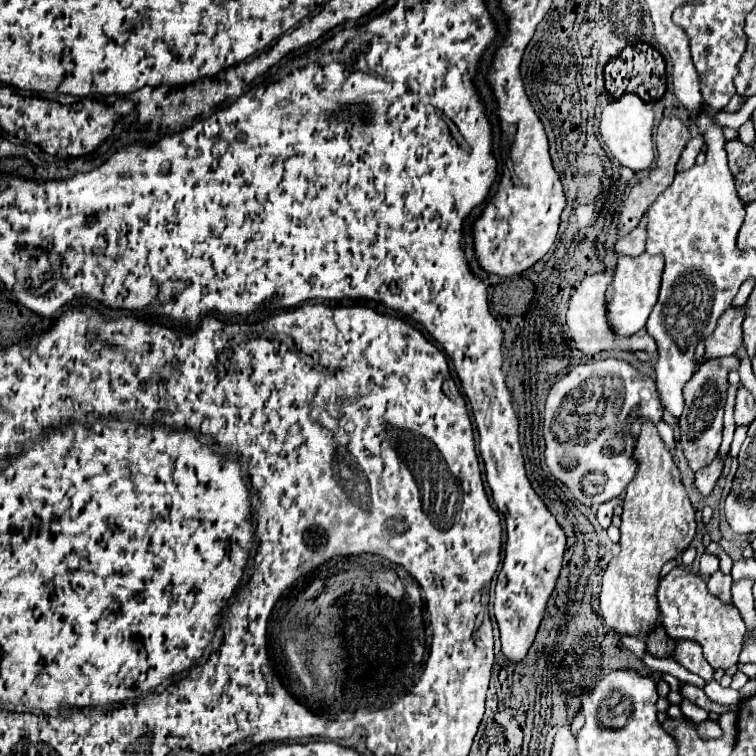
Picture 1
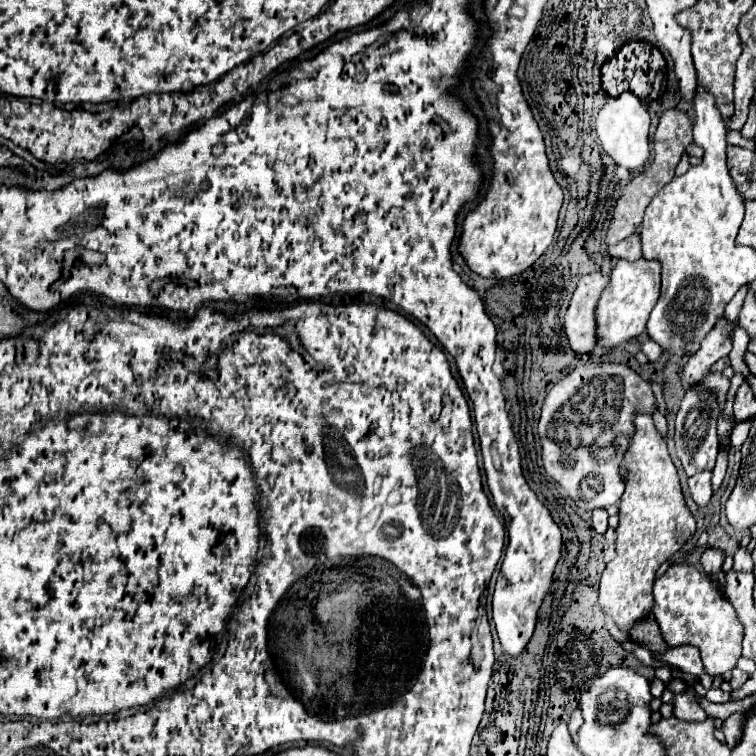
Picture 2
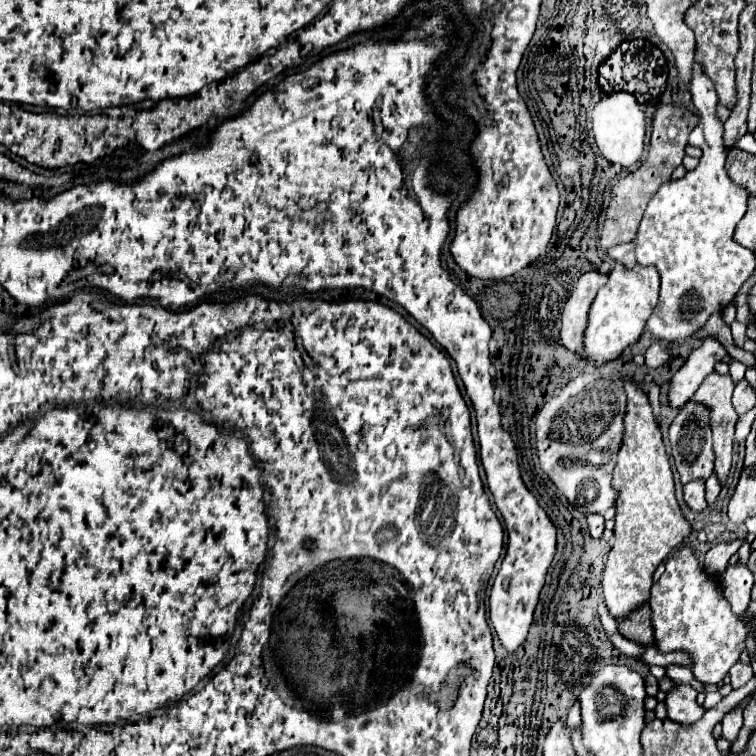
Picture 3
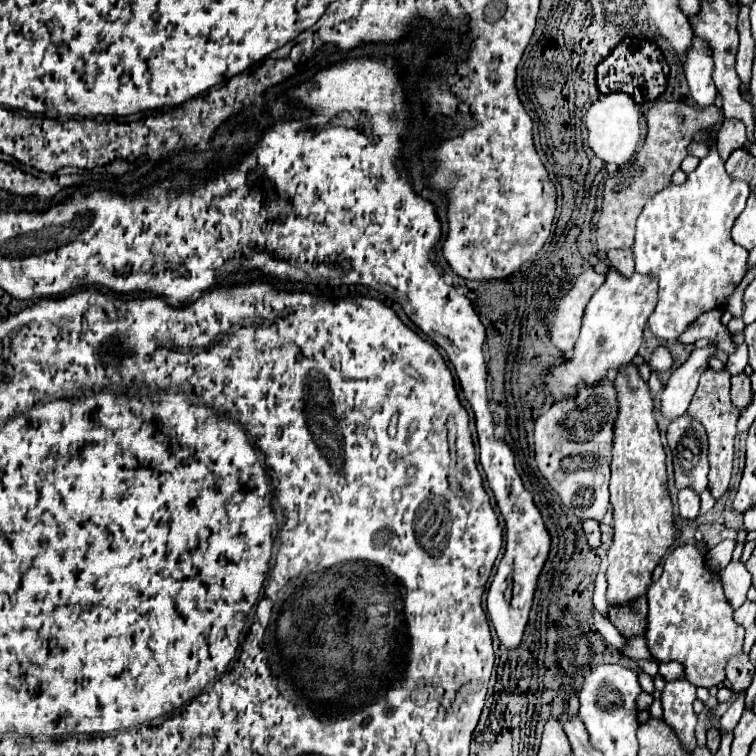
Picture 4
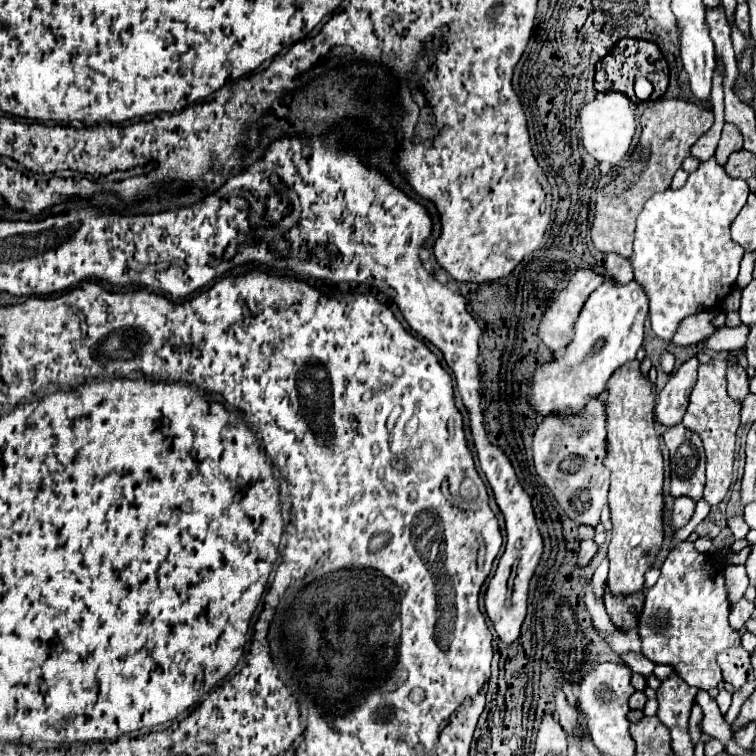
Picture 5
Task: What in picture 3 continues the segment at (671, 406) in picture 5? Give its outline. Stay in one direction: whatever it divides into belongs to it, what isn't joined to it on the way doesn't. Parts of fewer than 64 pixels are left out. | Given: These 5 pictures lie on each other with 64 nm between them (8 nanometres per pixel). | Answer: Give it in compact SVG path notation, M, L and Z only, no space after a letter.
M712 336L704 338L704 344L696 348L686 364L672 376L672 386L670 386L670 406L682 408L696 392L696 388L702 384L702 380L714 370L714 364L724 360L728 356L726 348Z

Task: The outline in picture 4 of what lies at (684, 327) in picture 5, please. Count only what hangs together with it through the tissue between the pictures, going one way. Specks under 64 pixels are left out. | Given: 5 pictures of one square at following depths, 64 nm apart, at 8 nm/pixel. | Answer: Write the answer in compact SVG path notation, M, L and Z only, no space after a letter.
M712 310L706 316L700 316L700 320L692 328L688 328L688 332L684 332L684 336L680 336L678 340L684 344L694 344L700 338L708 338L726 354L734 354L736 344L732 340L730 330L720 322L720 316L722 316L720 310Z

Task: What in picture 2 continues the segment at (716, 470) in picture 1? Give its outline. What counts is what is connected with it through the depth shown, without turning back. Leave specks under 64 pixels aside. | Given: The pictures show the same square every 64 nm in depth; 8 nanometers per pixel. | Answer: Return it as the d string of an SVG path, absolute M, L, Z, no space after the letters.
M696 472L690 480L688 480L692 498L698 506L706 506L710 496L712 496L712 472Z

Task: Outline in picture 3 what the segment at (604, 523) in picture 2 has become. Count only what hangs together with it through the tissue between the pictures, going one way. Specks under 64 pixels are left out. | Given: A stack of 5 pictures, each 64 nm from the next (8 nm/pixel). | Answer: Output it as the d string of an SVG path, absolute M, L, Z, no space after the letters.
M590 514L588 516L588 526L590 526L590 536L592 538L602 538L602 532L604 532L604 516L602 514Z

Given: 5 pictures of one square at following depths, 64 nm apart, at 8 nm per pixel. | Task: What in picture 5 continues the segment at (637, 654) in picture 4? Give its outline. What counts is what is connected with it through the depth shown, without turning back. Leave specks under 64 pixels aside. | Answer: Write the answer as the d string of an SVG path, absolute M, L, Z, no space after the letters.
M616 630L612 636L604 636L606 642L610 644L610 648L616 654L628 654L628 652L642 652L642 640L638 636L636 630Z

